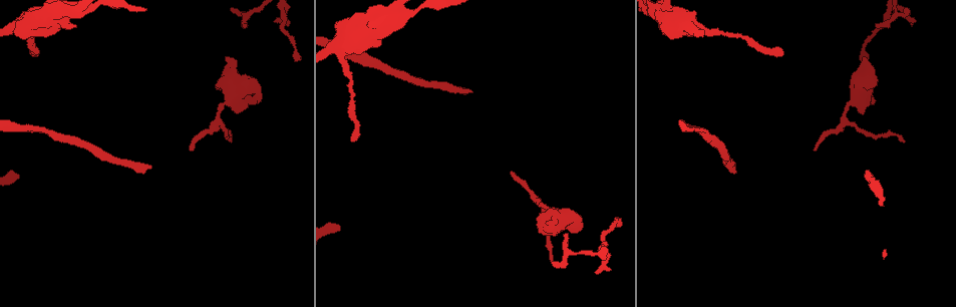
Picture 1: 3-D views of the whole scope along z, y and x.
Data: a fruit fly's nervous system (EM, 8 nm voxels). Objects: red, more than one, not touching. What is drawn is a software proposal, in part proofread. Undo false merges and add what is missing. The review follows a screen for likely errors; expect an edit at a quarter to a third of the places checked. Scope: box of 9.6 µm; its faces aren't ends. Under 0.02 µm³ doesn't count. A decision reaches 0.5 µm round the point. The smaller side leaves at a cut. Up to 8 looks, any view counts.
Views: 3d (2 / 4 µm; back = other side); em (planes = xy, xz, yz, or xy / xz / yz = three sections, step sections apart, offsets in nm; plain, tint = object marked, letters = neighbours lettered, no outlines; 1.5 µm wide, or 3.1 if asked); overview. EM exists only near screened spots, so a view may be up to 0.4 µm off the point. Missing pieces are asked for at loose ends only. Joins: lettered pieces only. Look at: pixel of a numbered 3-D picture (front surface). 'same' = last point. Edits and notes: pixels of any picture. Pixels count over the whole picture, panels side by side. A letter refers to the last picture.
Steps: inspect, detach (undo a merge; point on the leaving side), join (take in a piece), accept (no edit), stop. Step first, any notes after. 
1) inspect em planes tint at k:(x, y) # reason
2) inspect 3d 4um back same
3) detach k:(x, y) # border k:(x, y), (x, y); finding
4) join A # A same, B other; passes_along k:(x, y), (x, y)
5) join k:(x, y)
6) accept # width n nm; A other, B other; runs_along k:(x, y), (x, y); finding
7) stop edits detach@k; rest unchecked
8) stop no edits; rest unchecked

inspect em planes plain at 1:(865, 58) # branch stops here

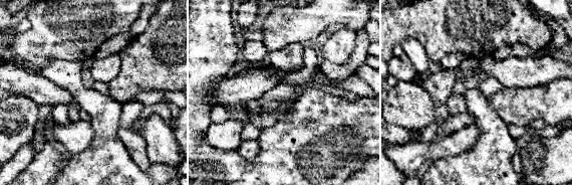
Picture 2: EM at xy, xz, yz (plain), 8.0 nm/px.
inspect em planes letters same # what lies round it

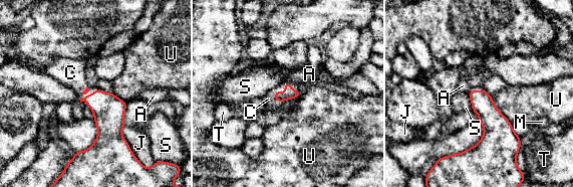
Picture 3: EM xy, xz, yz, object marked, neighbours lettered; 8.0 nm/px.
join C # A other, C same, J other, M other, S other, T other, U other; passes_along 3:(289, 94), (285, 86), (268, 99); it goes on there

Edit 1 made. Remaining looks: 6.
inspect overview # see it whole again

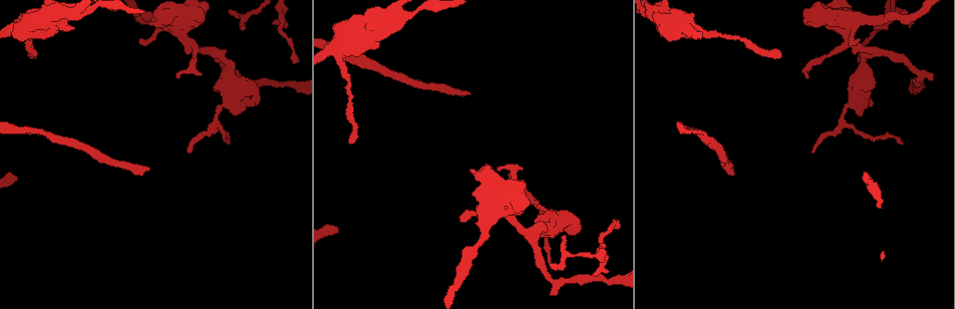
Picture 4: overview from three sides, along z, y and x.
inspect 3d 2um back at 4:(593, 274) # branch stops here

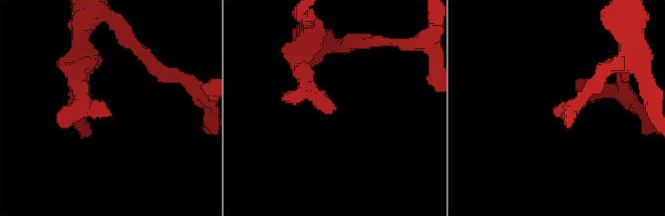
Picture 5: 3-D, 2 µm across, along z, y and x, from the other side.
inspect em 3.1um xz step 16 tint at 5:(554, 114) # now the EM

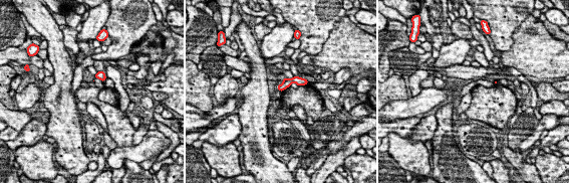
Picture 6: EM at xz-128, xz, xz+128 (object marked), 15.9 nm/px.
inspect em 3.1um planes letters same

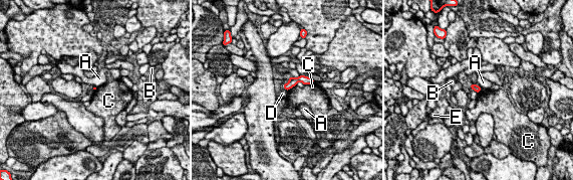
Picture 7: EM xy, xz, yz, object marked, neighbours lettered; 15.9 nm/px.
accept # A other, B other, C other, D other, E other; border 7:(295, 84), (287, 91); no lettered piece goes on from it

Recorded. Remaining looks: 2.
inspect em yz step 4 letters at 4:(813, 152) # branch stops here

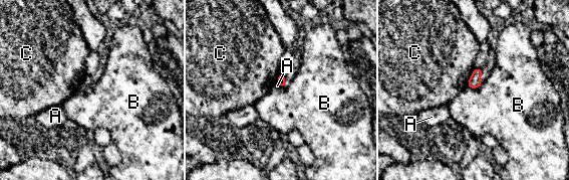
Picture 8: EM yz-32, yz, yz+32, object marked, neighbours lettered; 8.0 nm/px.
inspect em planes letters same

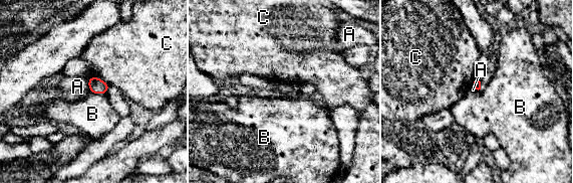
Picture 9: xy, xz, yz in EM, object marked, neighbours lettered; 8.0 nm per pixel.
accept # A other, B other, C other; border 9:(90, 92), (105, 94); no lettered piece goes on from it

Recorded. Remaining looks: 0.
stop edits join@3; rest unchecked

